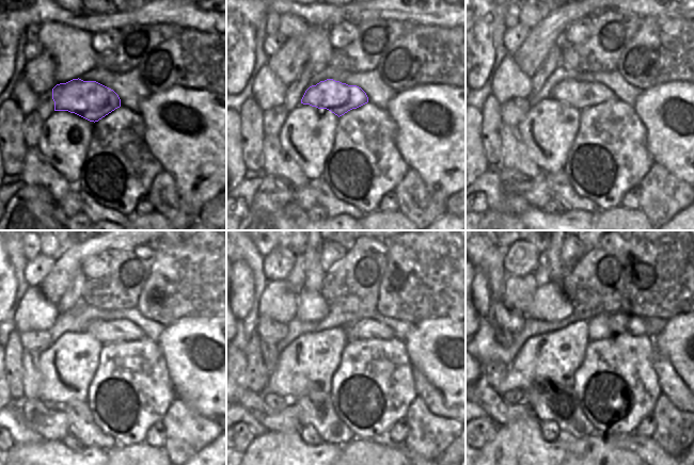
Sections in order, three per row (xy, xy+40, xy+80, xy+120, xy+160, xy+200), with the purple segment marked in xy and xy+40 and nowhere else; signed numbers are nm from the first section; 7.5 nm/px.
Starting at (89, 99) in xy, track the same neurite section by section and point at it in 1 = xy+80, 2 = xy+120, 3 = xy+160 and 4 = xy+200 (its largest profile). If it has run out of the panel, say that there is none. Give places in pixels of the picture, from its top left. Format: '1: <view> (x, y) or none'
1: xy+80 (581, 95)
2: xy+120 (117, 330)
3: xy+160 (366, 329)
4: xy+200 (619, 323)

